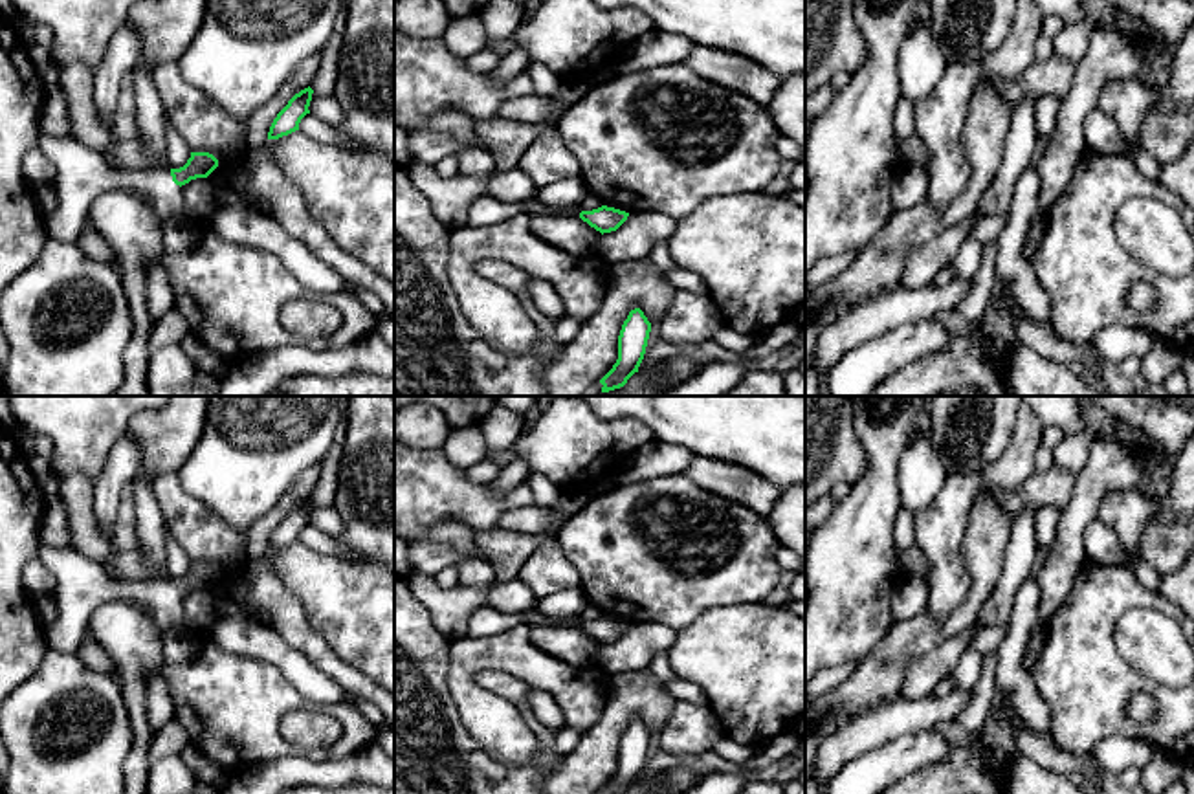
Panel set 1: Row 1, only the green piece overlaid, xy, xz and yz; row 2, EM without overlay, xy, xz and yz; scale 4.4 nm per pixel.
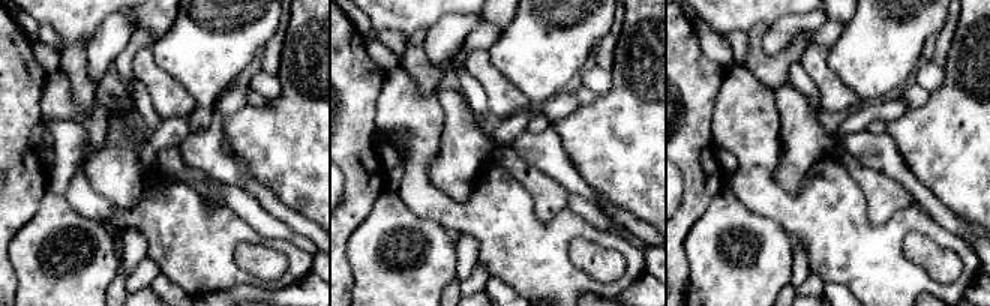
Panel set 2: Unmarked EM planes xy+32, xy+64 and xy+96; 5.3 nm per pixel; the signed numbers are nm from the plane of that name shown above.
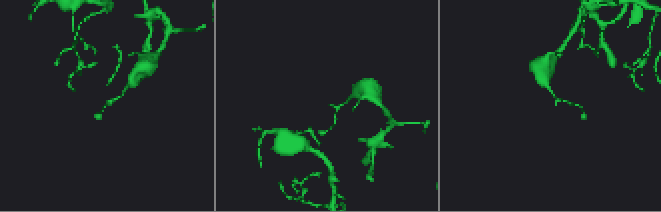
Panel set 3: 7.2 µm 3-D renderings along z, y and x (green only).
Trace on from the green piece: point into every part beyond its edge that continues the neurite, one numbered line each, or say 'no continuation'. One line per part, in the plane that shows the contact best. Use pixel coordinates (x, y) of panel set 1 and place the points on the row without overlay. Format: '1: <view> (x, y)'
1: xy (83, 585)

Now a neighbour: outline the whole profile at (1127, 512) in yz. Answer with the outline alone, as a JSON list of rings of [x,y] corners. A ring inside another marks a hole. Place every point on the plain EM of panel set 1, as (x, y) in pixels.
[[[1194,435],[1176,455],[1166,495],[1161,501],[1139,488],[1110,491],[1102,497],[1097,519],[1117,532],[1126,554],[1135,554],[1144,524],[1163,512],[1174,519],[1194,515]]]

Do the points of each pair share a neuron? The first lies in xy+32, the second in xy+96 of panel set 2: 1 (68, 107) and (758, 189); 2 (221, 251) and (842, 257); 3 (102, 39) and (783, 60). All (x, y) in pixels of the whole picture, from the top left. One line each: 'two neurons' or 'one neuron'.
1: one neuron
2: one neuron
3: two neurons

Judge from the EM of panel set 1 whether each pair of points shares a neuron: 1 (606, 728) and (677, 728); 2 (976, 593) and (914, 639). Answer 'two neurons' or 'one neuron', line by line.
1: two neurons
2: one neuron

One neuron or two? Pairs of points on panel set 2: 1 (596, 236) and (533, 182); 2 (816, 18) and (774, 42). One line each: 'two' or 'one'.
1: two
2: one

